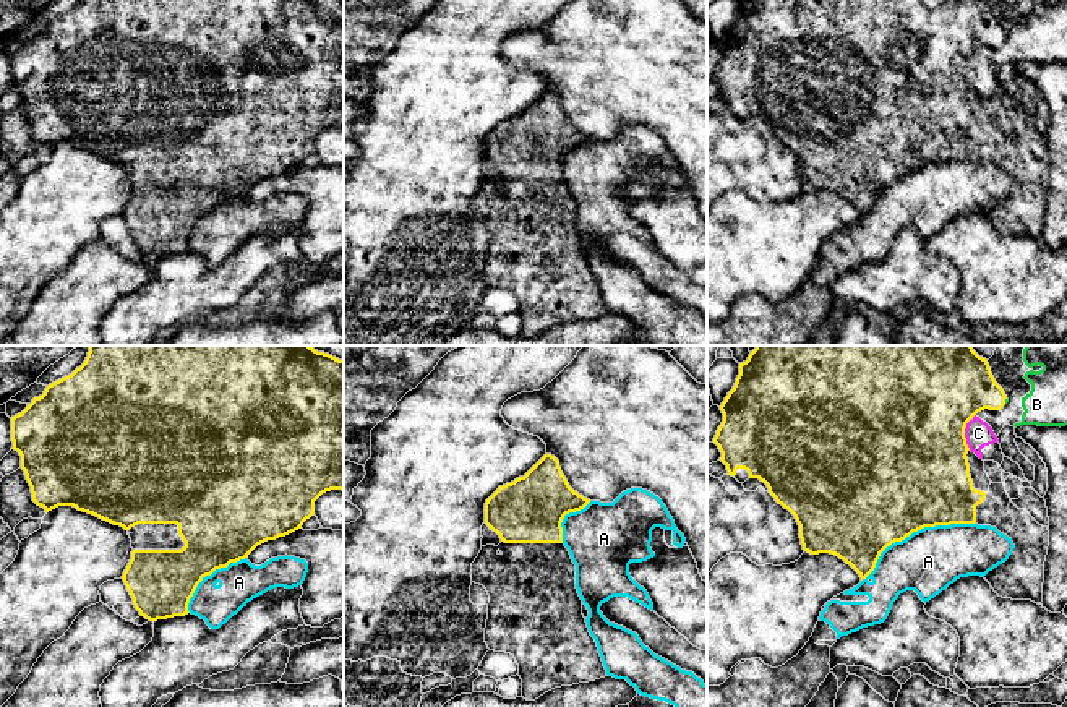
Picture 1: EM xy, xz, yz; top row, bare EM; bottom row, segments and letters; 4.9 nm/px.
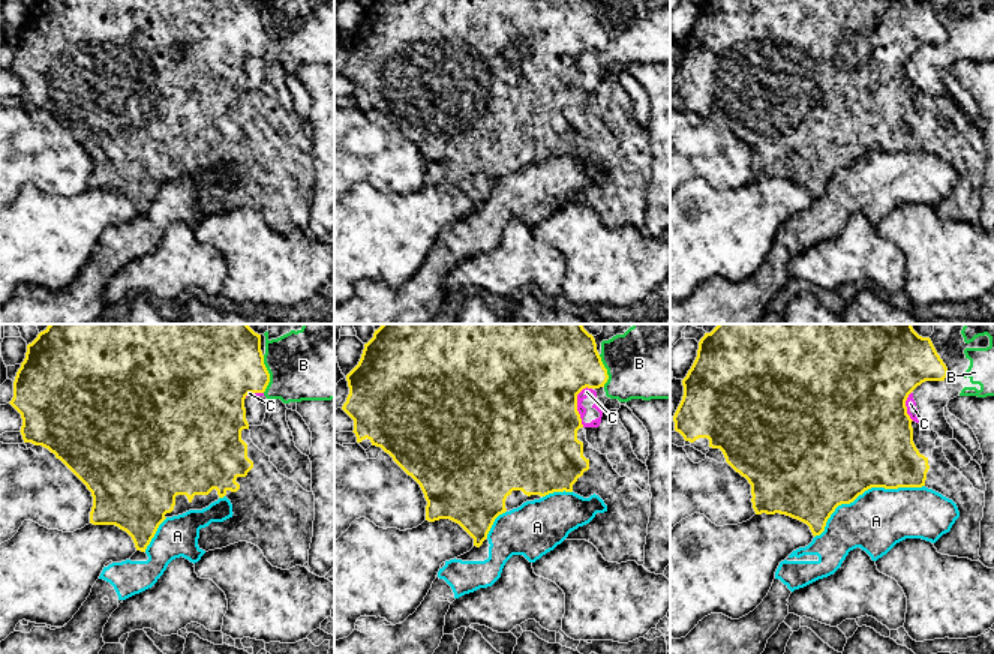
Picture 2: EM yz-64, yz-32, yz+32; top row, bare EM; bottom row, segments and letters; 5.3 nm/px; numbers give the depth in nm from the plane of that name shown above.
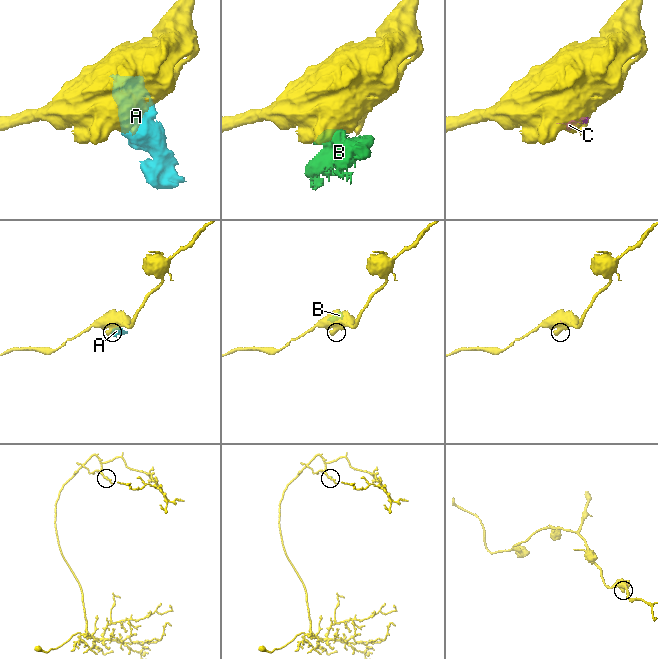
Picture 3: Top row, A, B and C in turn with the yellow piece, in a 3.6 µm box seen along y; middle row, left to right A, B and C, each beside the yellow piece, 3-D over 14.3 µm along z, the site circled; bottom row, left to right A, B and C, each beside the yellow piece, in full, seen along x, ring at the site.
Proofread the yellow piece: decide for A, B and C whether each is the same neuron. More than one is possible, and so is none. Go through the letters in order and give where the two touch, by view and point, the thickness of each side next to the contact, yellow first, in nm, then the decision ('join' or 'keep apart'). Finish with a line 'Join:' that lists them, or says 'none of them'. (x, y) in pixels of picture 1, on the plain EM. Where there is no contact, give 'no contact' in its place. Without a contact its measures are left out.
A: meets yellow in yz at (913, 167); 500 nm thick on the yellow side, 320 nm on the other; keep apart
B: meets yellow in yz at (1004, 38); 300 nm thick on the yellow side, 20 nm on the other; keep apart
C: meets yellow in yz at (964, 68); 500 nm thick on the yellow side, 140 nm on the other; keep apart
Join: none of them

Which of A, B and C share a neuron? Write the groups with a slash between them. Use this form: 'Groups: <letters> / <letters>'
Groups: A / B C

